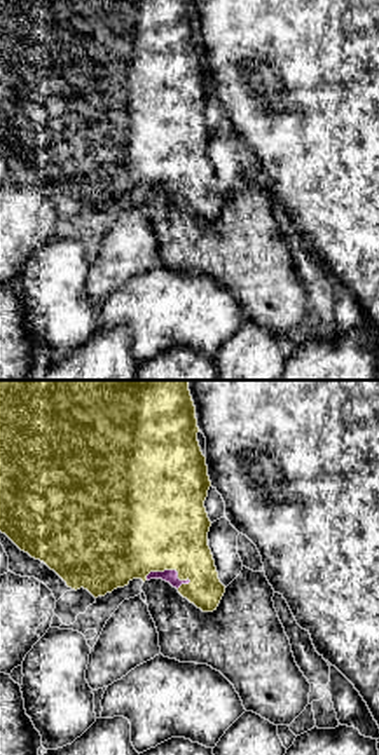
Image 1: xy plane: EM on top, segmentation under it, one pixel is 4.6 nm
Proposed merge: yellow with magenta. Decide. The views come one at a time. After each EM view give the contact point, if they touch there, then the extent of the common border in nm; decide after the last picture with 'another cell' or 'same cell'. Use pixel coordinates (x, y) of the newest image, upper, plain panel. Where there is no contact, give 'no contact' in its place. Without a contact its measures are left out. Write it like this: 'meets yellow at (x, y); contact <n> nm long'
meets yellow at (170, 178); contact 220 nm long

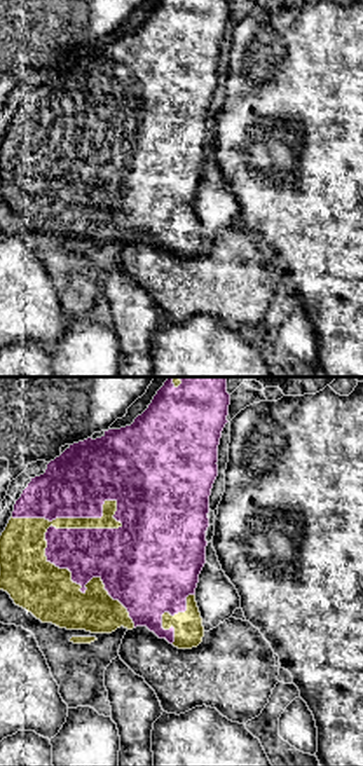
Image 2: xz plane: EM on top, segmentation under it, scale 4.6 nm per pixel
meets yellow at (63, 178); contact 750 nm long

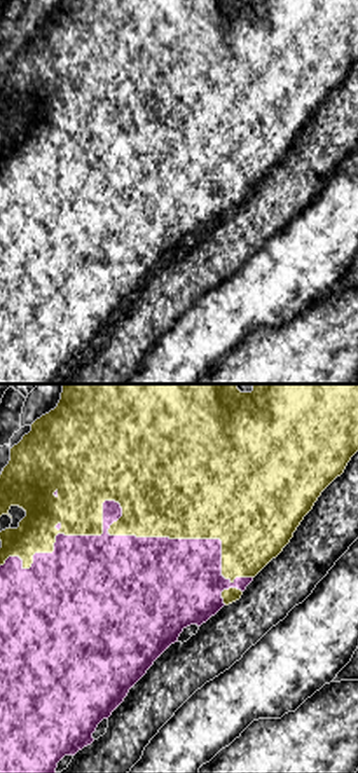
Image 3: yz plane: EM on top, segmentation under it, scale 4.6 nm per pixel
meets yellow at (114, 131); contact 1150 nm long

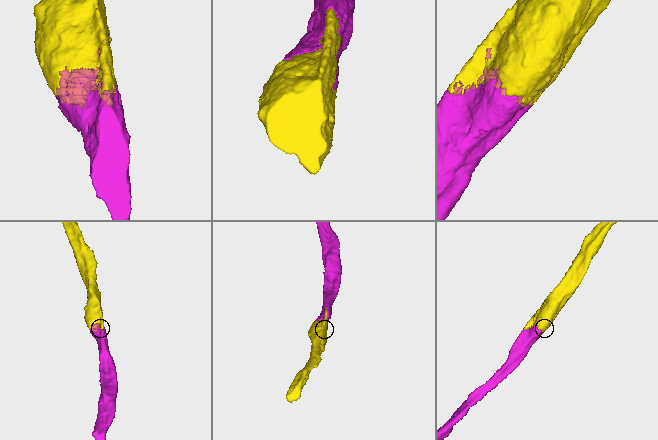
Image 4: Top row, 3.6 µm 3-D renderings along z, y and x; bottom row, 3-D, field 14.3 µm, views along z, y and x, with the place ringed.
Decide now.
same cell

